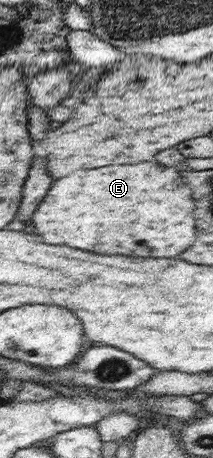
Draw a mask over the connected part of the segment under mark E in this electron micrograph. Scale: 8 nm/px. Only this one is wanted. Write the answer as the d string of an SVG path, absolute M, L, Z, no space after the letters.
M139 162L135 166L107 166L73 172L53 182L45 200L40 202L30 220L36 227L35 232L39 232L43 236L43 242L47 244L67 244L71 248L81 248L99 254L125 254L143 258L177 257L197 240L192 192L179 172L175 167L163 168L157 162Z

